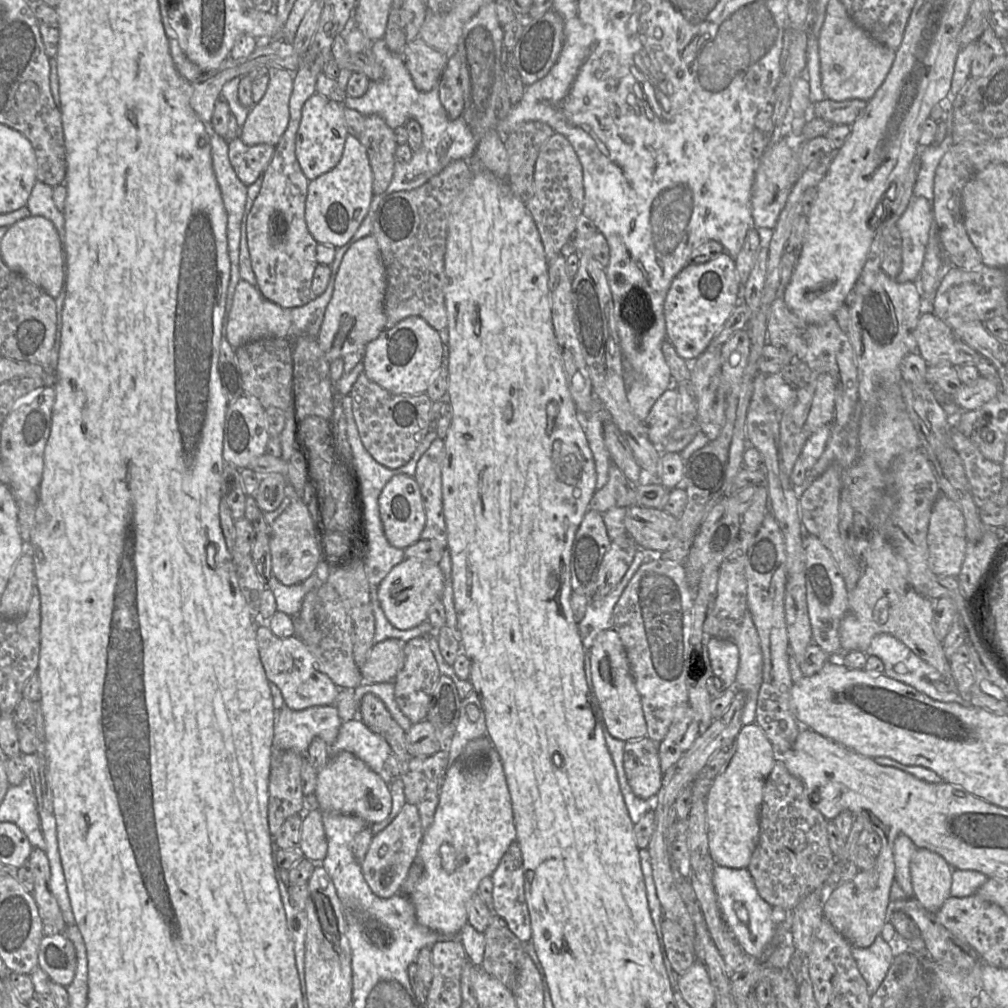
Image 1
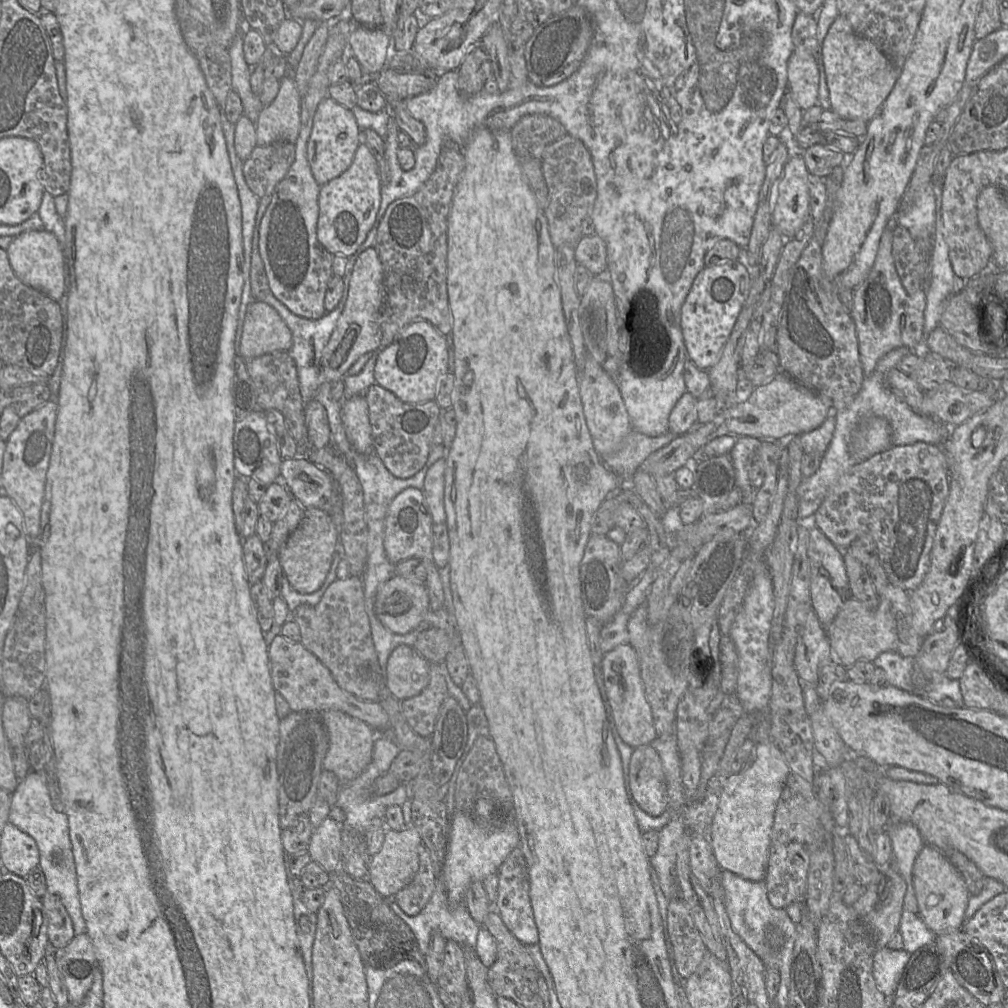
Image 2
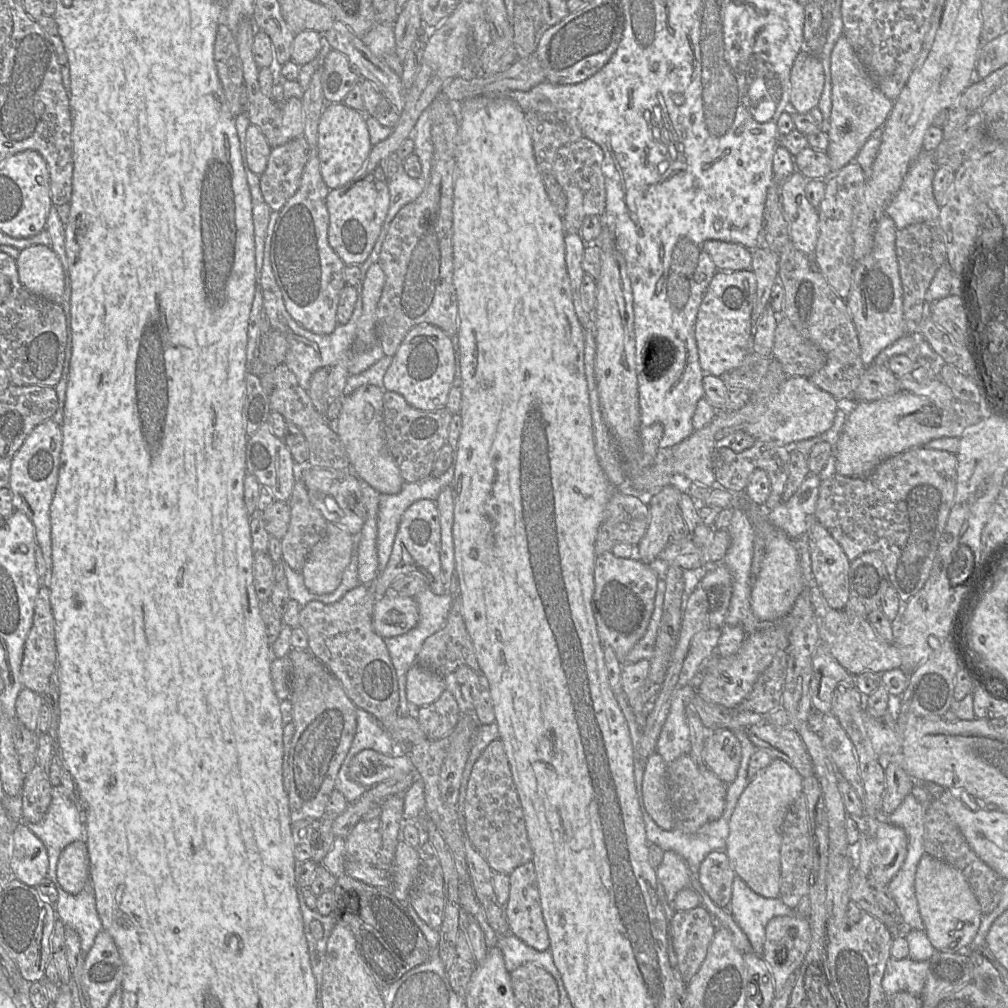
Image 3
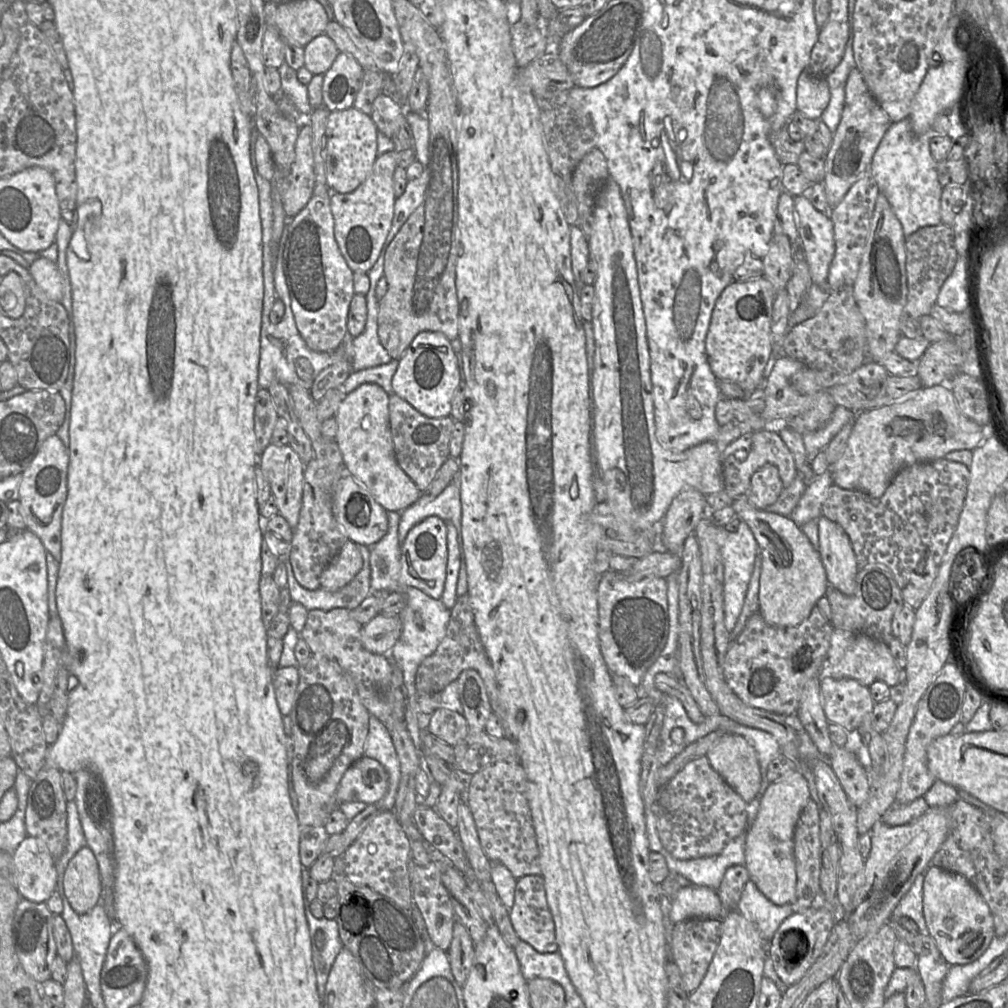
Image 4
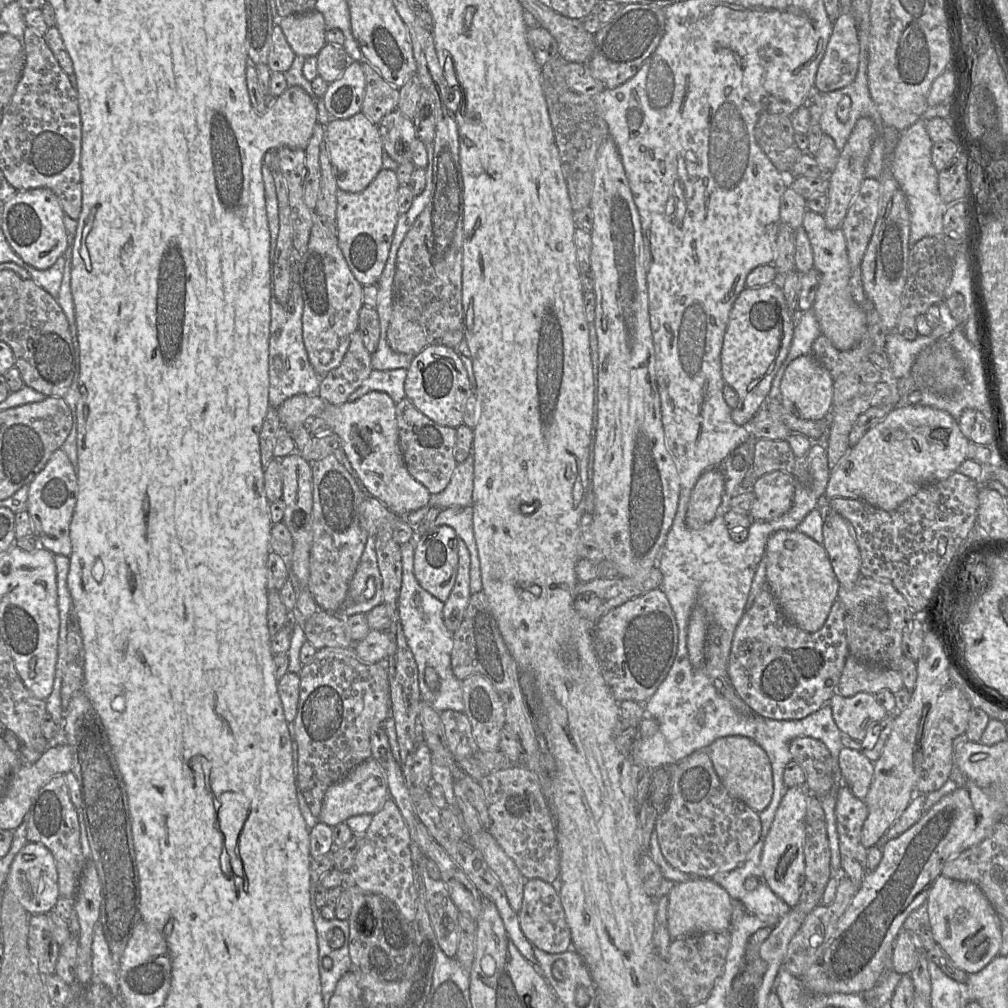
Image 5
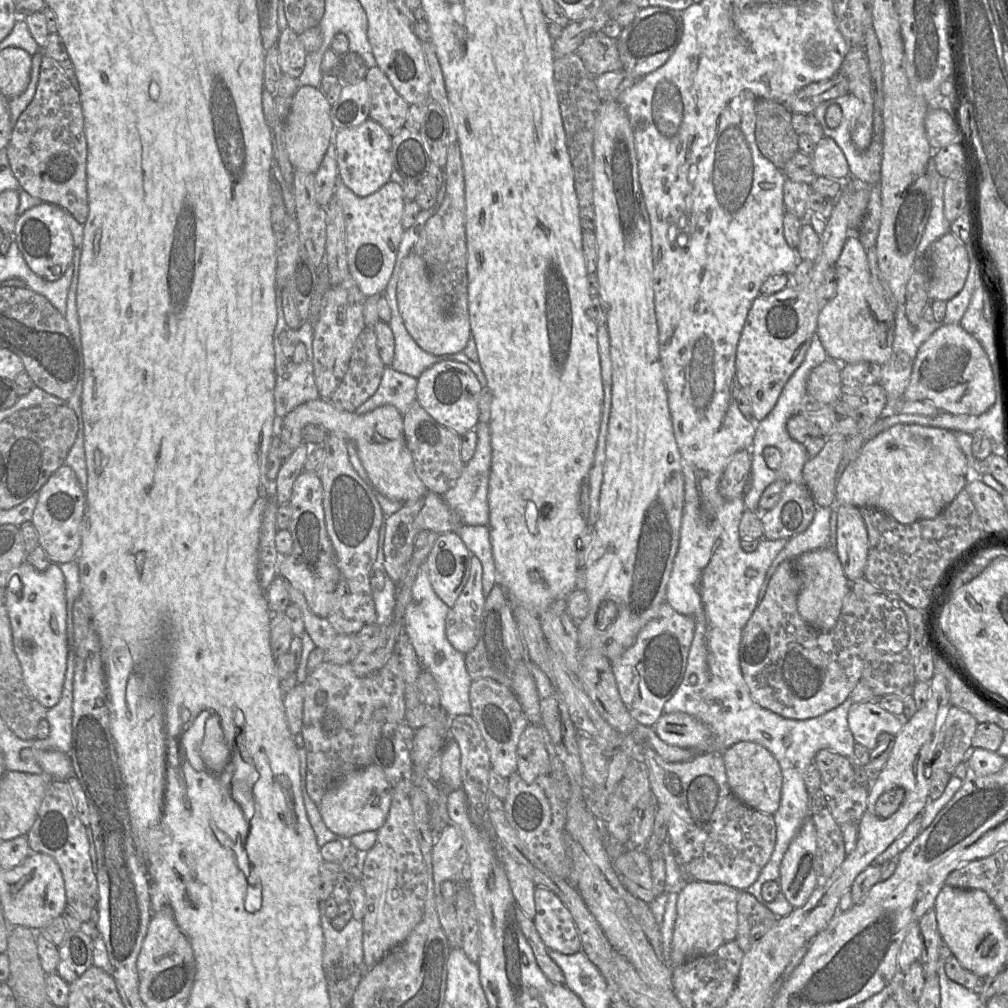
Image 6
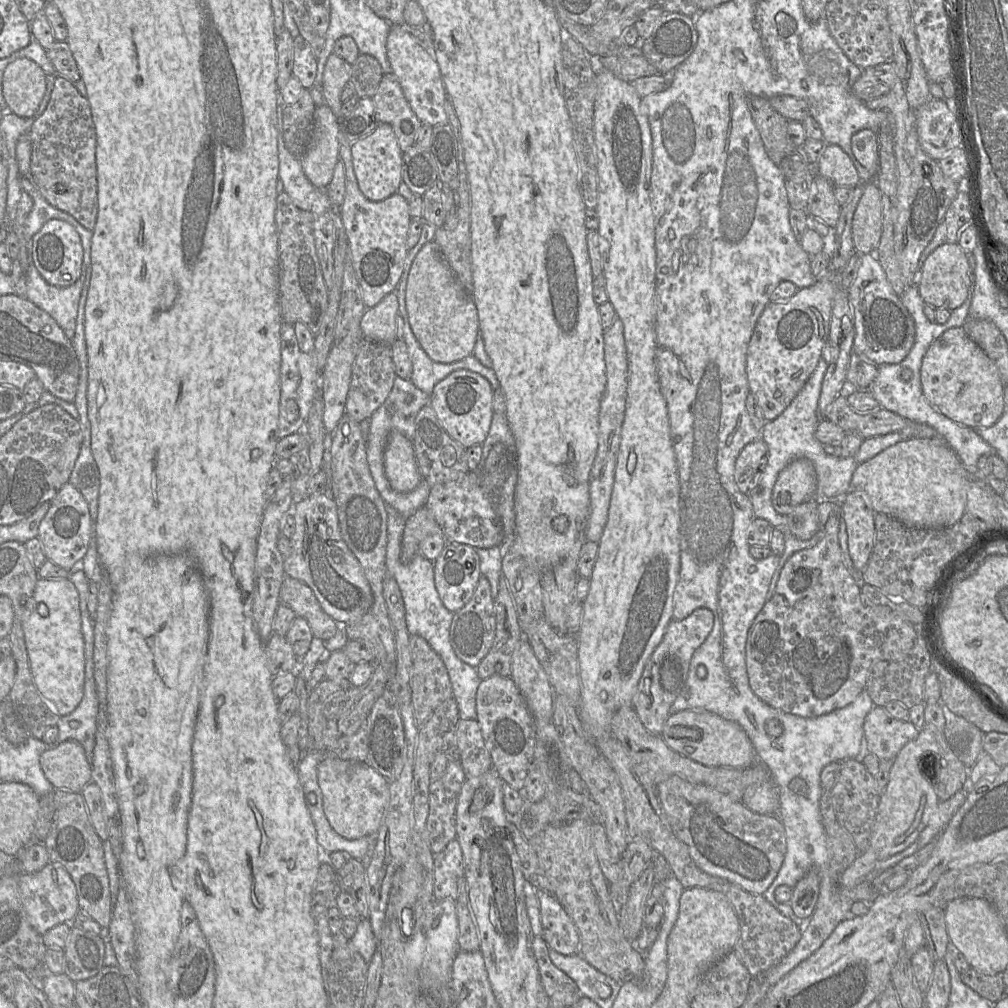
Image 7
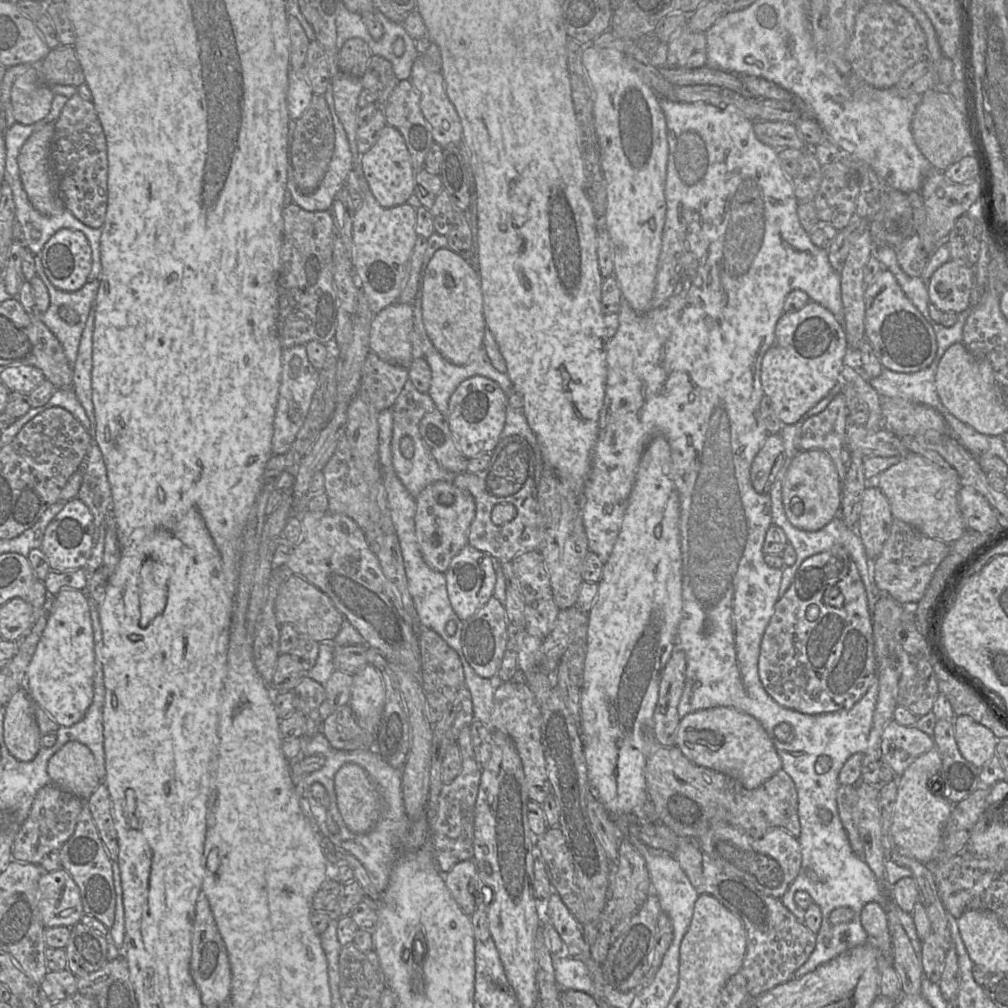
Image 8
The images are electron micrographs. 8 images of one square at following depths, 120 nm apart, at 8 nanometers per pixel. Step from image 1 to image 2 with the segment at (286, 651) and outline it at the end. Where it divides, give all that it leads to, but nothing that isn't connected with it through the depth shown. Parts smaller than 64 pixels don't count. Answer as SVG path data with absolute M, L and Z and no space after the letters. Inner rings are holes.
M279 634L268 646L268 656L274 689L283 695L293 712L320 713L334 709L356 717L374 729L389 729L389 716L378 702L362 700L342 689L329 669L301 642L291 641Z

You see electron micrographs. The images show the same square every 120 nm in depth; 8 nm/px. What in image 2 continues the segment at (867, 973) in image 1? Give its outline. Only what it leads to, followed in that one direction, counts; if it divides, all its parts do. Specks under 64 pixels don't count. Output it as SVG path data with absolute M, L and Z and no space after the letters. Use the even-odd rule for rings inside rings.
M880 948L873 958L873 977L878 990L890 999L896 990L900 976L909 960L904 950Z

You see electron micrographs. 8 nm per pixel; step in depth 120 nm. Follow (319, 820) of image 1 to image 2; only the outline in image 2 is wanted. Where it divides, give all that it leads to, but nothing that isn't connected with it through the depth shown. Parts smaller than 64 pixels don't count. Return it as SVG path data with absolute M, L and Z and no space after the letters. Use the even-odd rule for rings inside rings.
M327 817L313 830L308 853L328 873L339 871L341 866L342 825Z

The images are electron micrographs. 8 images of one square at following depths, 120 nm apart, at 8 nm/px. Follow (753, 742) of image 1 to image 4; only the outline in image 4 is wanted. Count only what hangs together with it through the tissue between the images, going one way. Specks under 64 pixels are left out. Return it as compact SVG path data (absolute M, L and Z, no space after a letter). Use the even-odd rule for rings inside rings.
M795 769L778 781L771 782L759 795L758 811L745 835L745 861L750 880L762 894L777 905L790 904L796 891L794 833L801 811L811 798L809 784Z

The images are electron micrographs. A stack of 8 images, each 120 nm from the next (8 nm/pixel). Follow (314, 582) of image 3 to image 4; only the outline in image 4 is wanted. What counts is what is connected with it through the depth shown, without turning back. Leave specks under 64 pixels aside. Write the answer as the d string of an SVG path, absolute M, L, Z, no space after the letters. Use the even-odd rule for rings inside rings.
M348 539L320 576L320 588L336 591L348 584L362 569L363 557L357 544Z

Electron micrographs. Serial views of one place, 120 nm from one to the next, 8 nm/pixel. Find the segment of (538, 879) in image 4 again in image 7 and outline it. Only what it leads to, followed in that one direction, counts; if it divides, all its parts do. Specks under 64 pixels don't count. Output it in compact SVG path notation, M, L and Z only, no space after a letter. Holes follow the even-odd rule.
M537 890L542 938L551 950L563 955L579 951L580 937L576 926L561 903L551 894Z

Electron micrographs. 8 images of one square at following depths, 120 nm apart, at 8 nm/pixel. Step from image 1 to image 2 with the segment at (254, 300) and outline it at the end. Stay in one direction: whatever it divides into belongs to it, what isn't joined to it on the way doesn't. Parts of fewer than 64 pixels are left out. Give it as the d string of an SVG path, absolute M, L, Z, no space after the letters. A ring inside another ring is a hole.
M253 301L249 304L238 345L238 355L250 360L276 351L289 351L292 347L292 333L278 312L270 305Z

